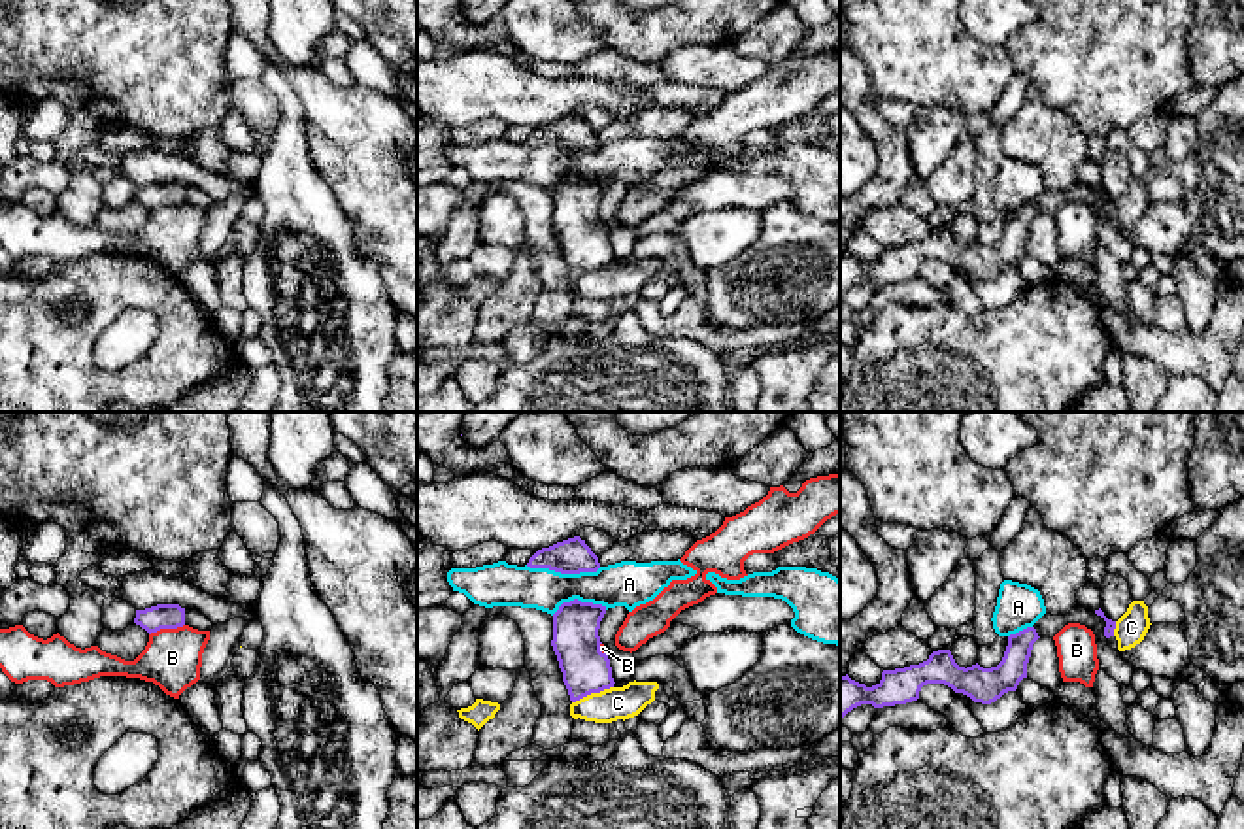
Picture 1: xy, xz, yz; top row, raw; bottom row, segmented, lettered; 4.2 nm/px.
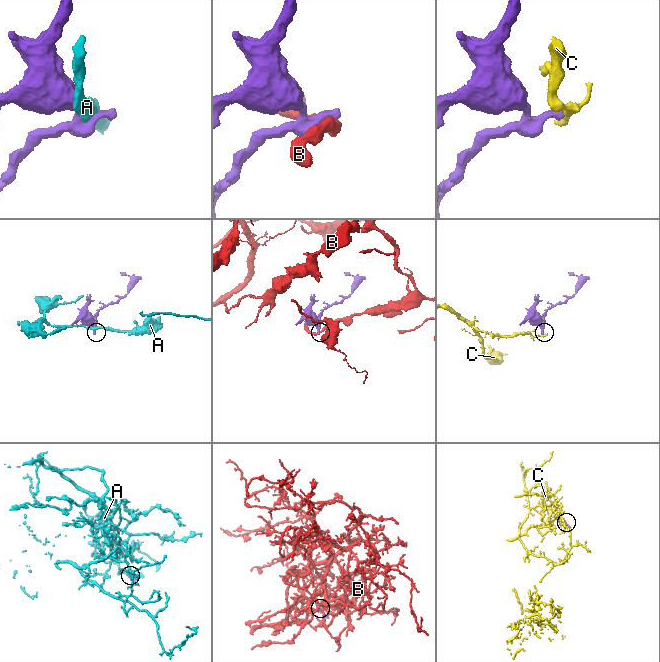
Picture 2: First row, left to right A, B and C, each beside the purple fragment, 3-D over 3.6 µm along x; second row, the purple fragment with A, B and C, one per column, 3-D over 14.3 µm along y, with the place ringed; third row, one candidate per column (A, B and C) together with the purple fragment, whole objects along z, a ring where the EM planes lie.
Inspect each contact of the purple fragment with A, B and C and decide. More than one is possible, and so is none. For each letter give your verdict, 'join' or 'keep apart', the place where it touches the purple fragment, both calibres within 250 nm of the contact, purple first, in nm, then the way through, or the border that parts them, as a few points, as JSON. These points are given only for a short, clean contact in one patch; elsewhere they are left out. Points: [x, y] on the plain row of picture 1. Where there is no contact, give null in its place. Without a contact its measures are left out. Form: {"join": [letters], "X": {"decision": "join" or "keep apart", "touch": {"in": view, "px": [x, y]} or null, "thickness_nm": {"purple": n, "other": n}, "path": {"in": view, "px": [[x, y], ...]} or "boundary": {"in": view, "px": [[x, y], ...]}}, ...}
{"join": [], "A": {"decision": "keep apart", "touch": {"in": "xz", "px": [563, 150]}, "thickness_nm": {"purple": 150, "other": 180}}, "B": {"decision": "keep apart", "touch": {"in": "xy", "px": [167, 204]}, "thickness_nm": {"purple": 110, "other": 260}, "boundary": {"in": "xy", "px": [[184, 201], [172, 206], [157, 206], [150, 212]]}}, "C": {"decision": "keep apart", "touch": {"in": "xz", "px": [591, 269]}, "thickness_nm": {"purple": 200, "other": 140}, "boundary": {"in": "xz", "px": [[612, 263], [591, 269], [572, 280]]}}}

